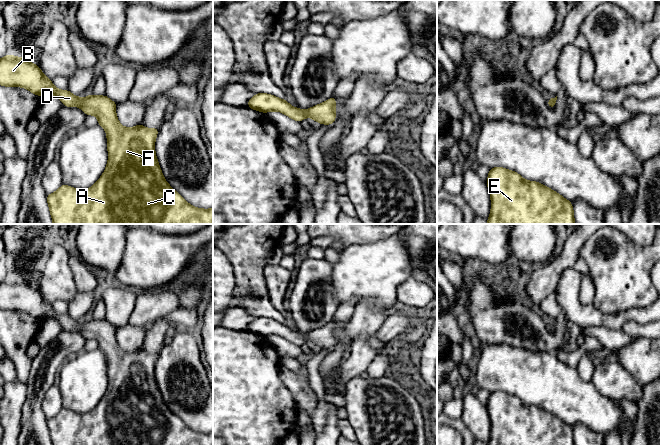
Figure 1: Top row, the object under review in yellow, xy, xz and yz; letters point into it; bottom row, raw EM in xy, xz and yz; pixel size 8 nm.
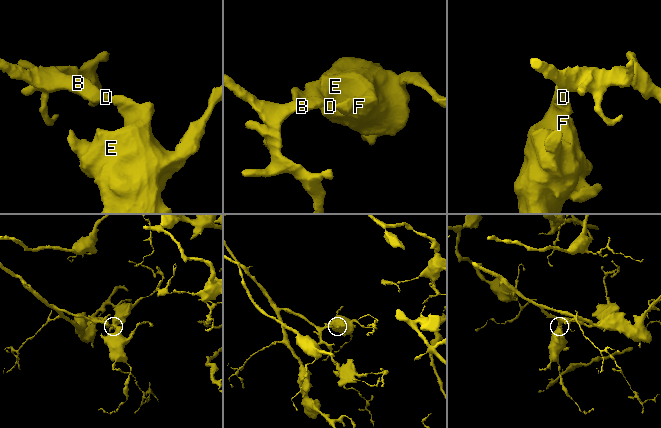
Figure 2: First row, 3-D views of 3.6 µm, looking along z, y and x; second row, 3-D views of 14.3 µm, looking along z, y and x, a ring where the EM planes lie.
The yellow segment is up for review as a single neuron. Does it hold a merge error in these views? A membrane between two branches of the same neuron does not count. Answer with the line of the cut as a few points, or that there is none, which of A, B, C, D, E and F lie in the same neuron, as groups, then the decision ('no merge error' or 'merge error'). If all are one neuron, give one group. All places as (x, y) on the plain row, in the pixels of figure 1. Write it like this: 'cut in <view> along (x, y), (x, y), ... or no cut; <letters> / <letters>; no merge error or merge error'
no cut; A B C D E F; no merge error

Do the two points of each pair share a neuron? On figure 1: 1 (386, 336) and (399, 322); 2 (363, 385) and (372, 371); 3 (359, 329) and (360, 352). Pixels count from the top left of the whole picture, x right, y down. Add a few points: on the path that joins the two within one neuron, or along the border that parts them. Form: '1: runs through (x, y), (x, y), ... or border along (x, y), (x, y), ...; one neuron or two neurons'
1: runs through (388, 333), (396, 325); one neuron
2: border along (385, 374), (374, 378), (368, 377); two neurons
3: border along (369, 336), (357, 336), (350, 346); two neurons

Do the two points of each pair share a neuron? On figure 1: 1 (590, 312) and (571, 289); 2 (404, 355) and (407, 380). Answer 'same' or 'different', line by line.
1: same
2: same

